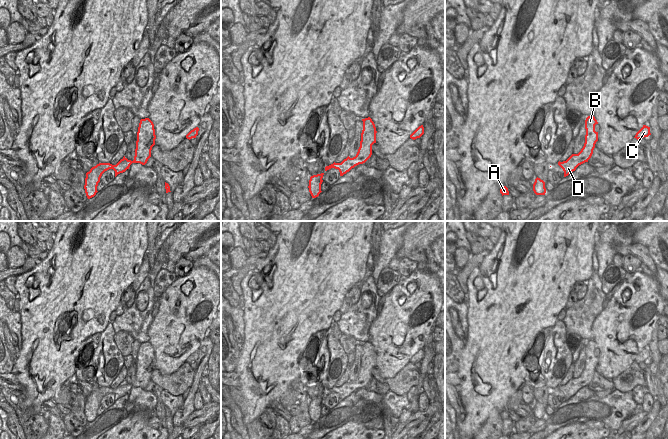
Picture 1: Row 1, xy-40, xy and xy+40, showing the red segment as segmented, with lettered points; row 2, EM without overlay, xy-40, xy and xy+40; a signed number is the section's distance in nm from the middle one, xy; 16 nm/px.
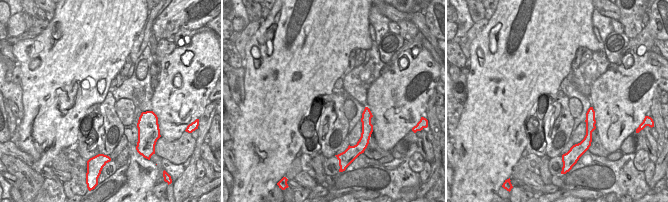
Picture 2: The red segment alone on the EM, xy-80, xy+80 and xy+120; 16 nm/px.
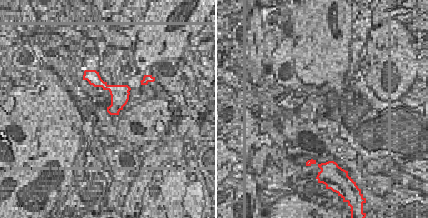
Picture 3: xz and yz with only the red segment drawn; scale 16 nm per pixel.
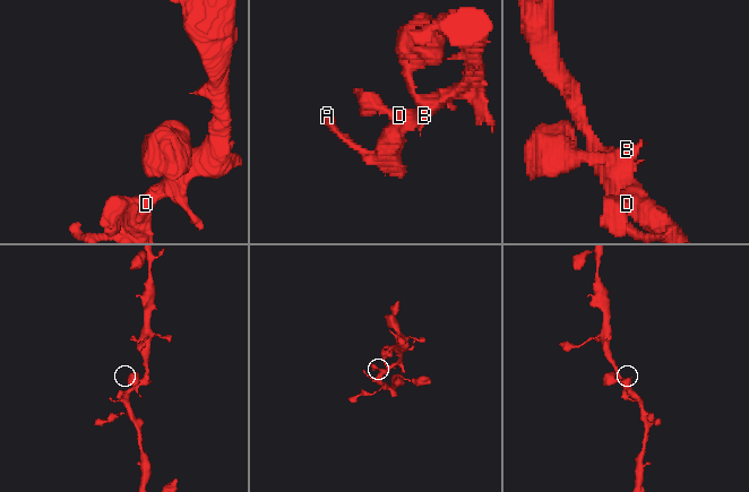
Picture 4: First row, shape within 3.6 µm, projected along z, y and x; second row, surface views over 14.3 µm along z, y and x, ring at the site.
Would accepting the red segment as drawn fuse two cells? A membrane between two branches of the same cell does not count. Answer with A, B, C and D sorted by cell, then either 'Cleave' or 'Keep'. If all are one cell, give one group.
Groups: A B C D. Keep.

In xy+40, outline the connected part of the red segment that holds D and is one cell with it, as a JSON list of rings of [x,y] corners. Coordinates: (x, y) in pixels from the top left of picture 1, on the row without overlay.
[[[593,339],[588,340],[585,344],[585,367],[583,372],[578,378],[572,378],[566,385],[558,386],[558,389],[564,395],[564,401],[571,398],[576,392],[588,386],[593,378],[595,368],[598,365],[598,356],[595,355],[595,349],[598,348],[597,344]]]

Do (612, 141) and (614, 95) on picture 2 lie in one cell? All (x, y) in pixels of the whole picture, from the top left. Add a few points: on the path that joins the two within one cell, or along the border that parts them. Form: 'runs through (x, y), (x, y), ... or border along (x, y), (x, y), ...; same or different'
runs through (612, 130), (611, 122), (614, 119), (614, 106); same

